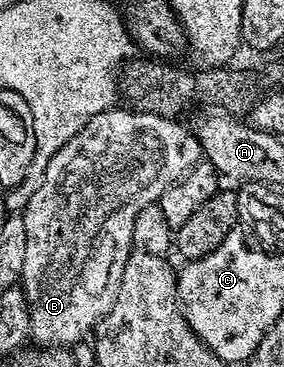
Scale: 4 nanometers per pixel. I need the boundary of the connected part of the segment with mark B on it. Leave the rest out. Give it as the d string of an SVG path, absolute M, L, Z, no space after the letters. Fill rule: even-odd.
M110 109L108 111L98 111L51 161L45 170L43 181L39 189L29 198L29 203L25 206L23 218L27 229L27 254L23 260L23 273L19 286L25 292L25 300L29 303L29 335L34 339L36 346L41 349L52 349L54 347L72 348L72 343L77 343L85 334L87 336L94 330L97 323L109 312L112 303L115 301L116 291L119 289L120 278L123 277L124 266L127 265L129 256L134 250L133 230L135 229L135 217L139 217L142 209L147 209L147 205L158 202L161 195L171 185L175 185L185 174L195 166L202 158L201 143L196 134L189 131L176 118L157 116L153 112L139 112L130 109Z

